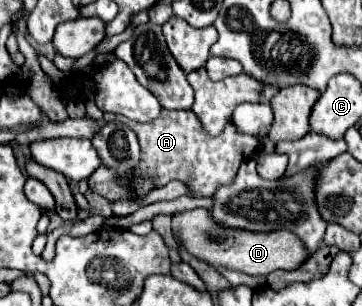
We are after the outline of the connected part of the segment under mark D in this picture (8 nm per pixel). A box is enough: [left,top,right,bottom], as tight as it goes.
[173,207,309,275]

